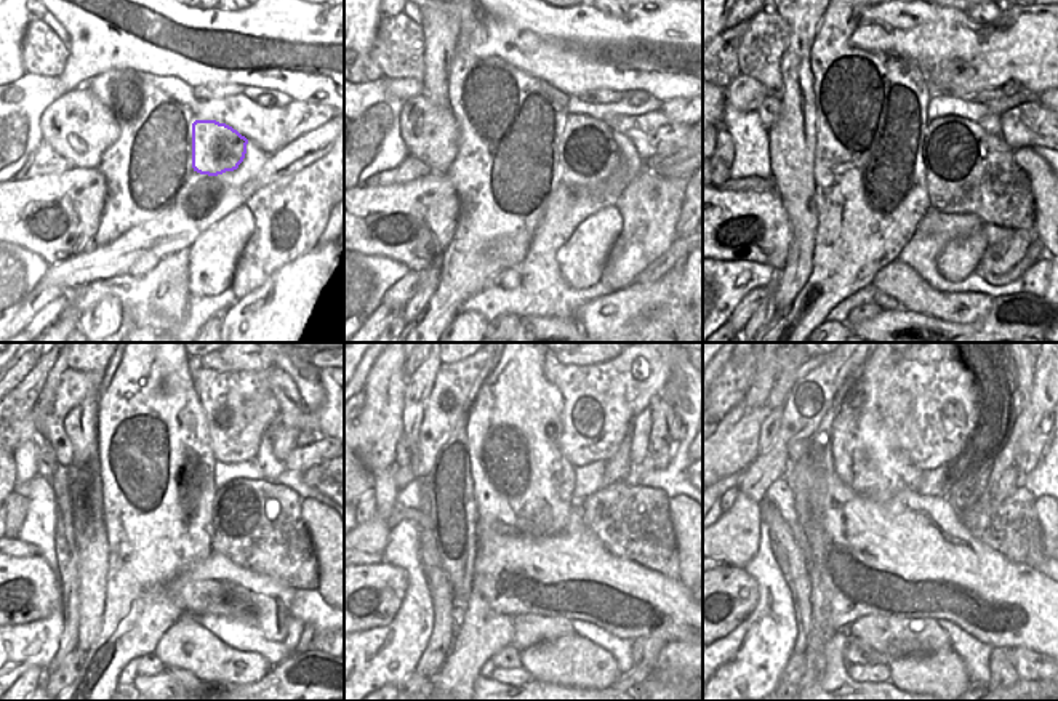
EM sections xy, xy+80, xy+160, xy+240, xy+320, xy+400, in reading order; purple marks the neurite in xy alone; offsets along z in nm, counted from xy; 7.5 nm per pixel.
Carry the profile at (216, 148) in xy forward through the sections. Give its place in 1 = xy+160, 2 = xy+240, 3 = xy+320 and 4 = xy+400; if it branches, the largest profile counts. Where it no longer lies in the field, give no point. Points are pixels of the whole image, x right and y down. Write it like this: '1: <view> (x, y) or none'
1: xy+160 (956, 146)
2: xy+240 (240, 506)
3: xy+320 (605, 511)
4: xy+400 (1020, 504)

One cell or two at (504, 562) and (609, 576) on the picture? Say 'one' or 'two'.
one

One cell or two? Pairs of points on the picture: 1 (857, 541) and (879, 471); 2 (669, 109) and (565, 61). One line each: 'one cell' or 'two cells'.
1: two cells
2: two cells

